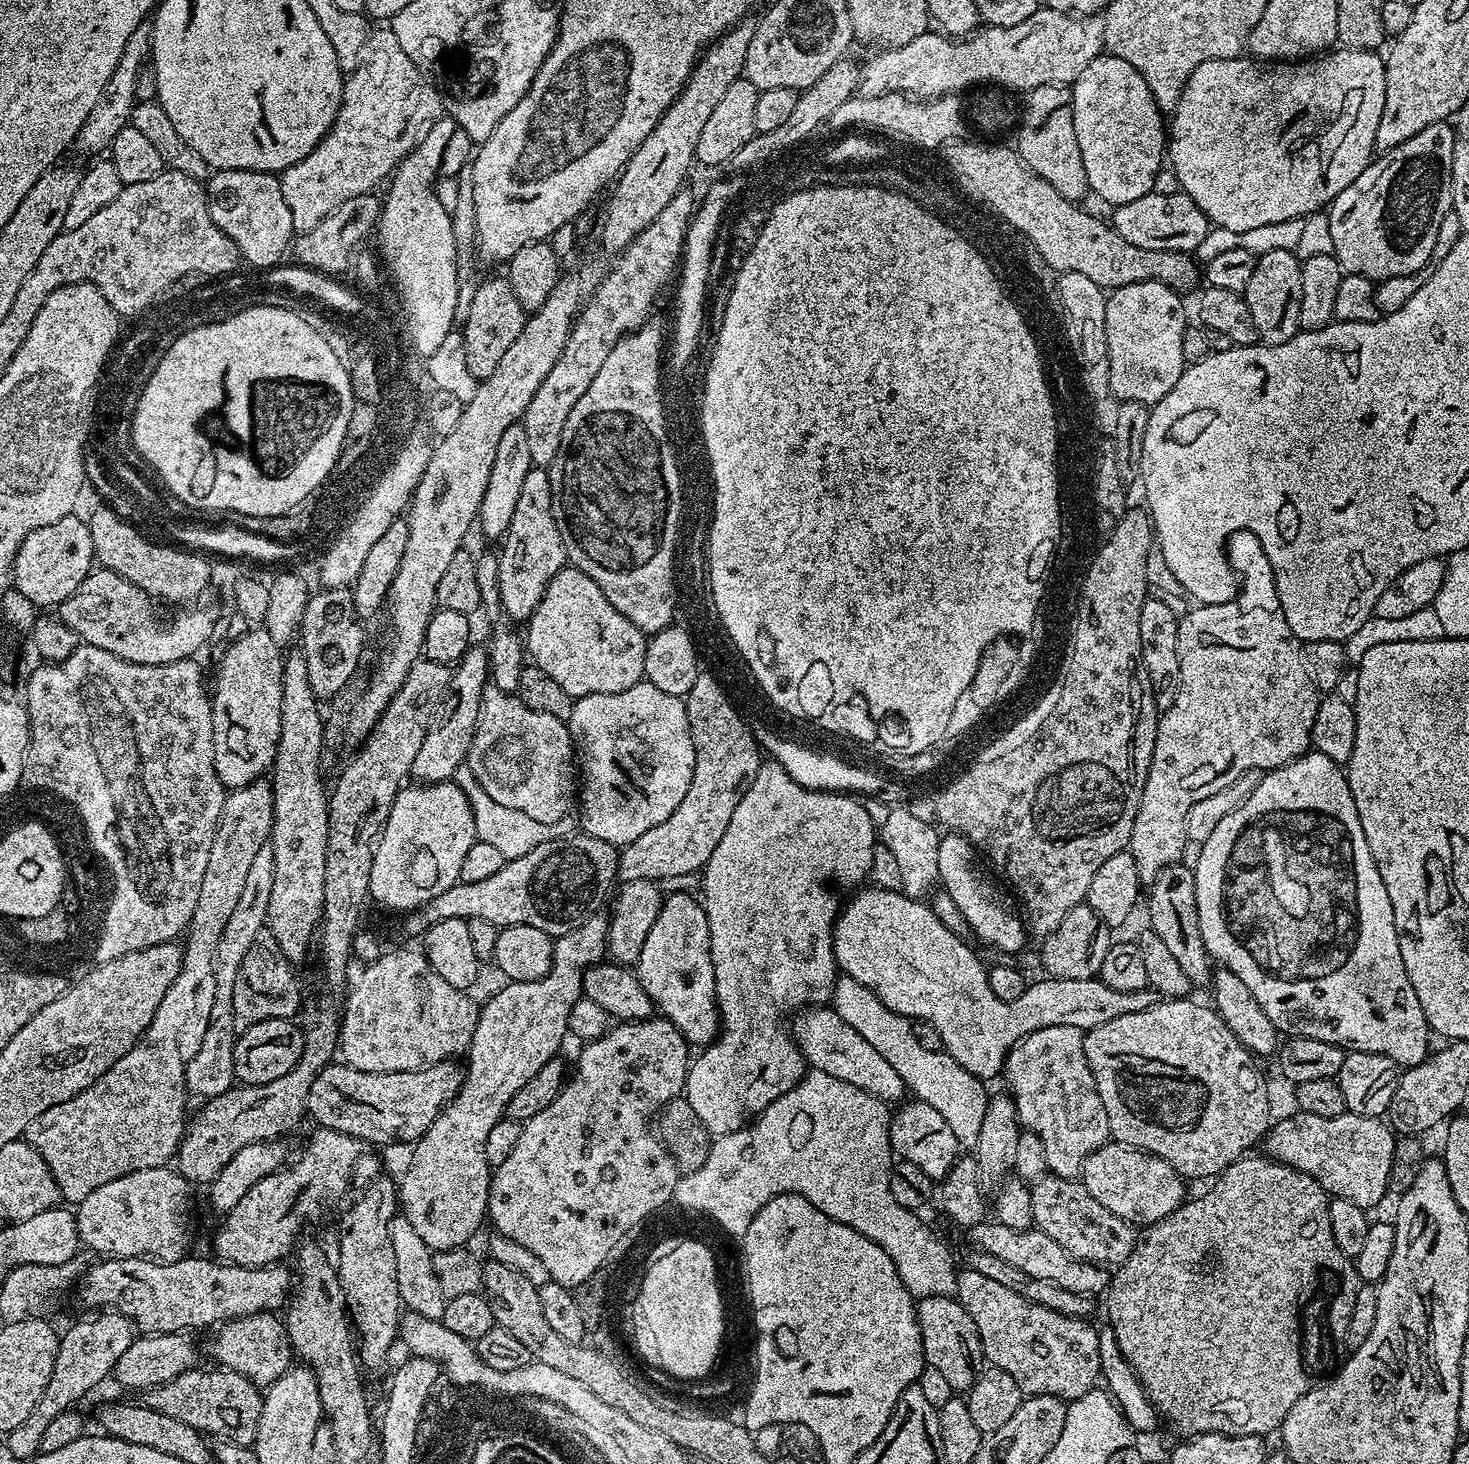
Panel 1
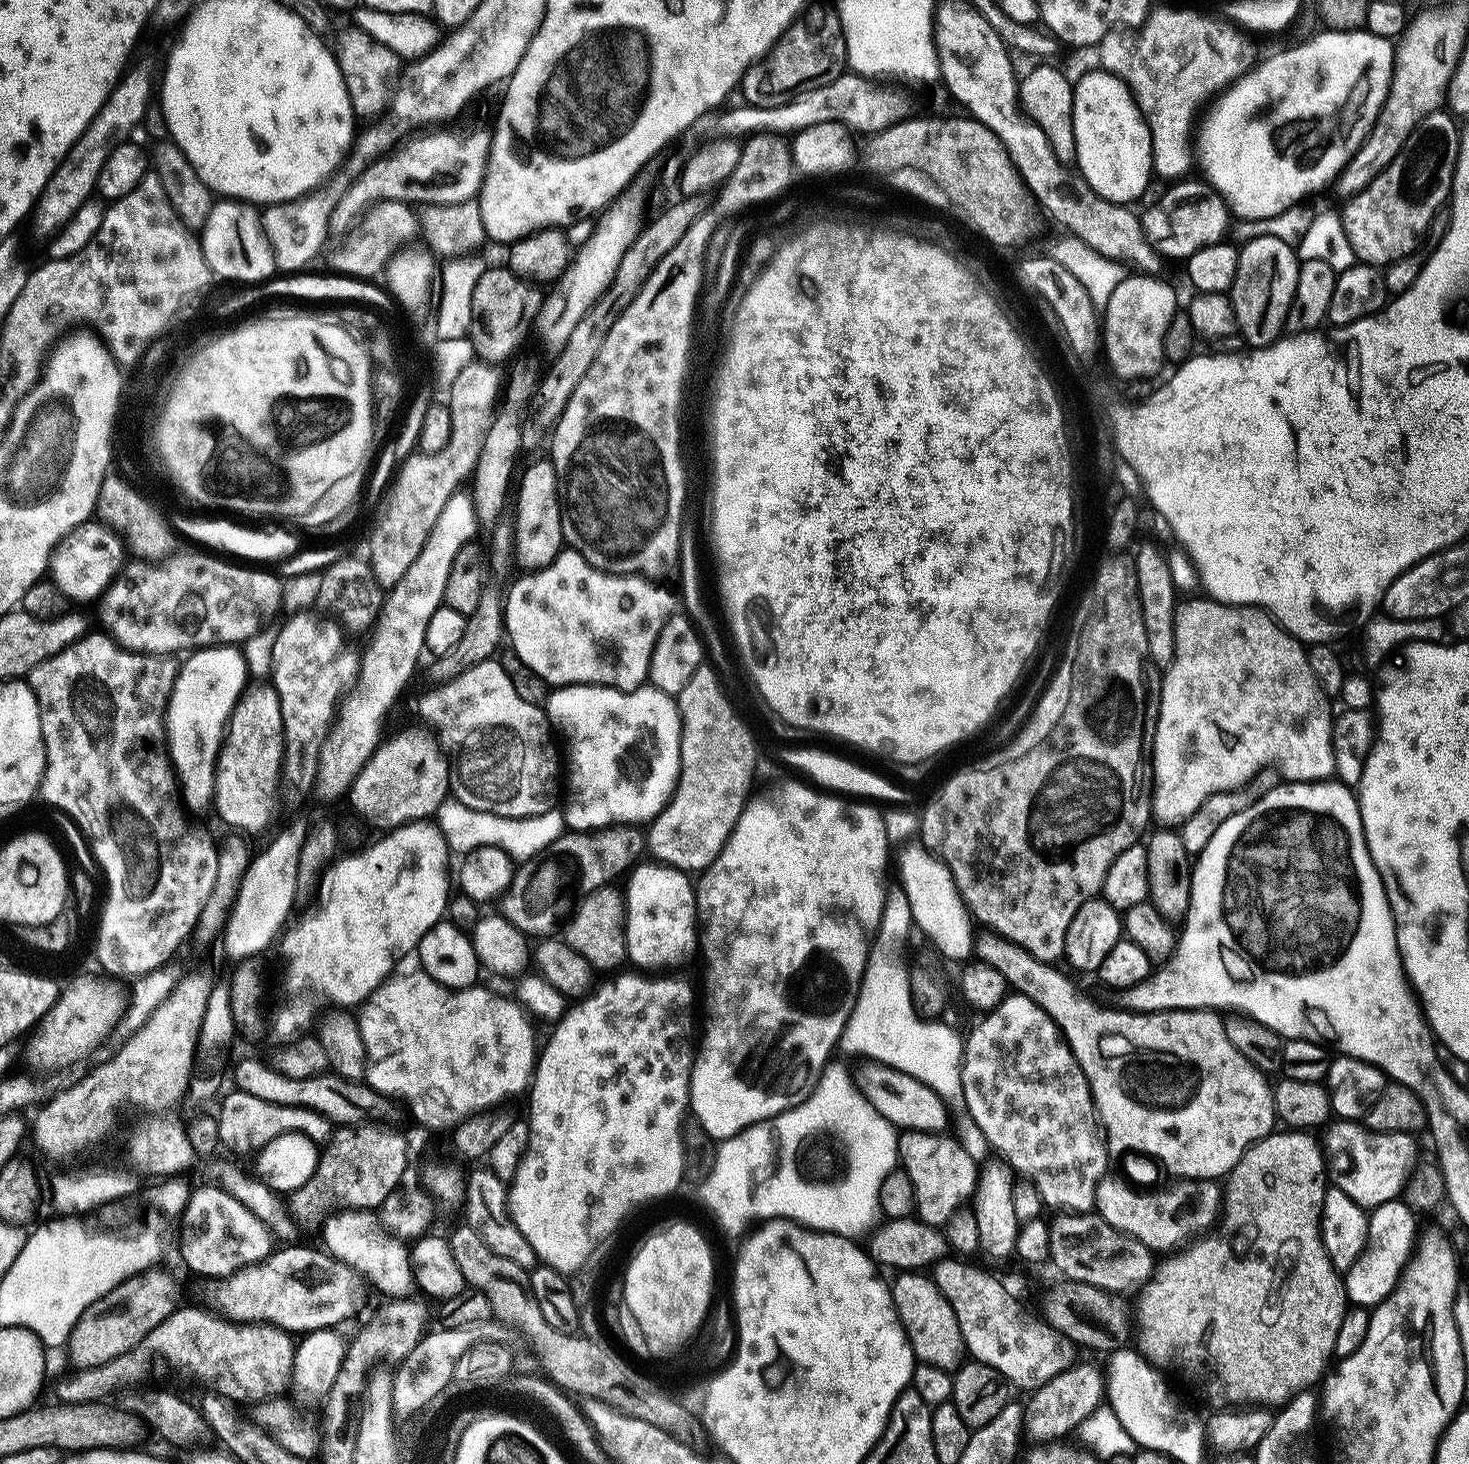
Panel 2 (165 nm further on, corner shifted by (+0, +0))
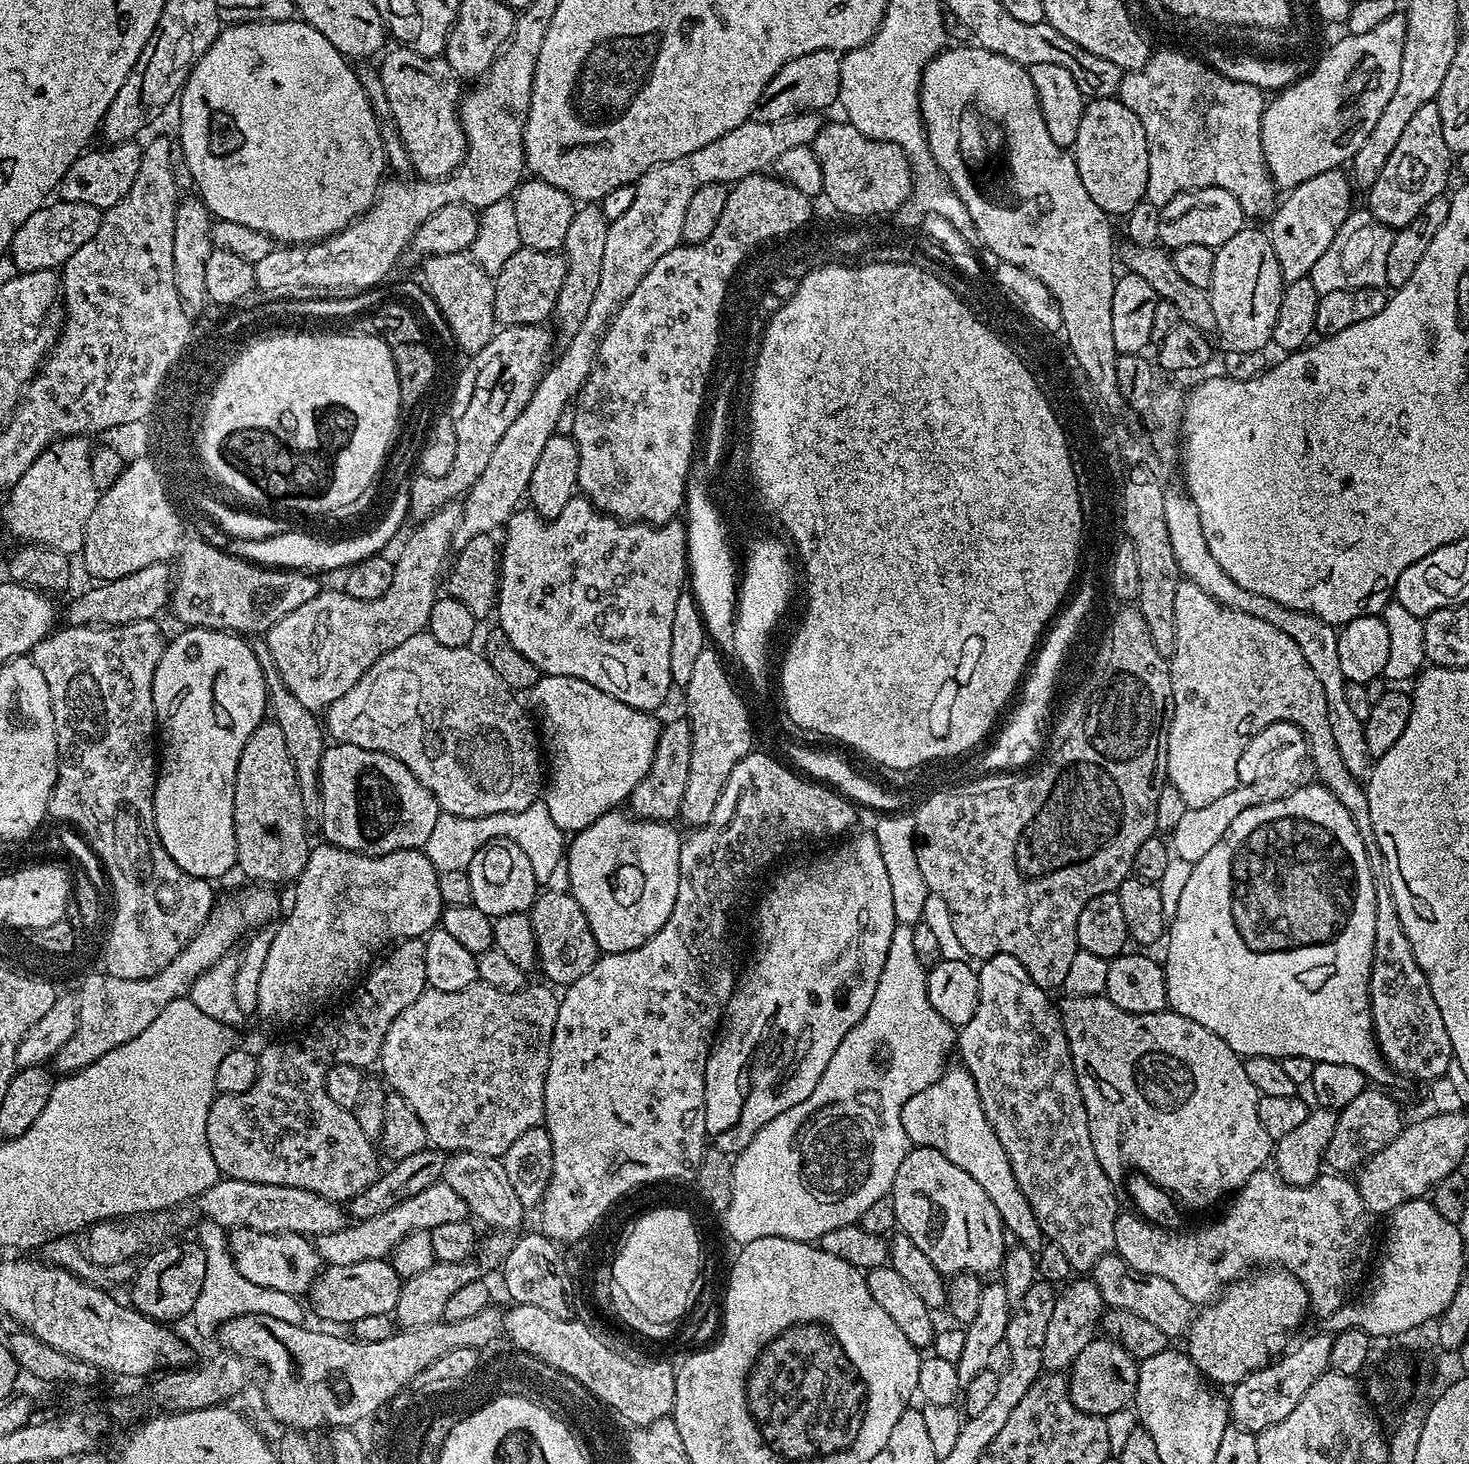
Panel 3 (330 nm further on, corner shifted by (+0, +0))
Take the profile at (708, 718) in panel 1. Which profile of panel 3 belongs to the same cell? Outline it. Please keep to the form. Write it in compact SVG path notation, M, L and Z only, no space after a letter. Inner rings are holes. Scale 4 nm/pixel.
M705 646L702 654L698 654L694 671L690 674L690 682L686 685L688 692L686 719L692 731L692 745L690 746L690 779L686 781L686 794L682 794L679 819L692 824L688 826L705 824L710 814L714 814L714 806L718 806L718 798L726 786L726 778L730 778L730 770L734 770L734 766L742 762L742 758L746 758L754 748L752 744L754 720L750 715L749 705L744 696L740 697L736 693L736 688L732 685L723 663L725 664L725 661L715 647Z

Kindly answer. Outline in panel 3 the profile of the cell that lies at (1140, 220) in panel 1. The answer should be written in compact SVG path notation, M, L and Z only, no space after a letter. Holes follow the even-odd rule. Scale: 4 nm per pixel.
M1191 188L1188 192L1179 192L1170 202L1160 209L1158 222L1158 240L1165 249L1175 250L1182 246L1210 246L1218 249L1238 230L1246 227L1246 217L1238 198L1230 190L1221 188Z

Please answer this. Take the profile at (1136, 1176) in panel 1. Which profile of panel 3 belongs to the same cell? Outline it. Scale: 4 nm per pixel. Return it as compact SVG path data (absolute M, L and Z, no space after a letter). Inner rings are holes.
M1268 1170L1250 1174L1250 1178L1246 1178L1244 1185L1231 1197L1233 1200L1228 1213L1217 1224L1209 1228L1196 1228L1185 1236L1180 1230L1153 1228L1148 1221L1135 1214L1117 1215L1114 1222L1115 1255L1130 1262L1134 1270L1142 1270L1142 1274L1158 1274L1158 1278L1166 1278L1166 1282L1171 1282L1192 1306L1203 1306L1215 1300L1225 1286L1245 1275L1247 1264L1264 1266L1269 1263L1268 1259L1272 1259L1275 1265L1302 1282L1310 1297L1311 1311L1317 1312L1320 1318L1328 1317L1346 1303L1343 1296L1365 1279L1374 1256L1373 1213L1368 1211L1360 1191L1347 1175L1328 1175L1332 1176L1317 1176L1312 1184L1286 1184L1274 1178Z

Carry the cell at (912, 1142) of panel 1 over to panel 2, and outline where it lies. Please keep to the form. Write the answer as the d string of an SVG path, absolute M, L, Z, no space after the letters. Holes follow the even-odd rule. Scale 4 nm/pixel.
M901 1131L898 1136L898 1160L905 1174L914 1182L914 1194L916 1195L915 1215L923 1220L925 1224L943 1226L948 1219L955 1214L957 1208L965 1203L964 1200L976 1191L976 1177L978 1175L978 1164L972 1161L972 1156L956 1140L951 1140L948 1134L937 1134L934 1132L909 1132Z

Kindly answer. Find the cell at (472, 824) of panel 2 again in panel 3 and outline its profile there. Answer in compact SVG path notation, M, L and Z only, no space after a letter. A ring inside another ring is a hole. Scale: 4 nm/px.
M536 799L534 803L530 806L526 806L526 810L522 810L521 812L499 812L498 814L490 814L489 816L450 816L447 814L441 814L438 818L438 822L434 822L434 830L430 833L430 838L426 843L424 843L424 847L422 849L425 856L427 856L430 863L436 867L437 873L441 873L444 871L450 870L467 870L470 866L470 862L474 858L474 854L478 854L478 850L482 847L483 844L489 844L492 840L509 840L510 842L514 842L519 846L519 848L526 854L526 858L530 858L530 862L532 863L532 869L534 870L534 878L536 879L537 885L544 886L548 879L551 878L552 875L555 874L556 871L561 871L562 861L566 856L566 838L564 840L565 833L558 826L554 826L554 818L550 818L550 810L548 809L547 803L543 799Z

